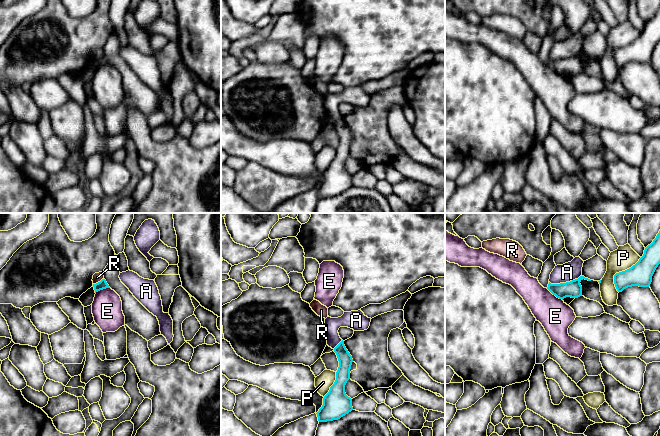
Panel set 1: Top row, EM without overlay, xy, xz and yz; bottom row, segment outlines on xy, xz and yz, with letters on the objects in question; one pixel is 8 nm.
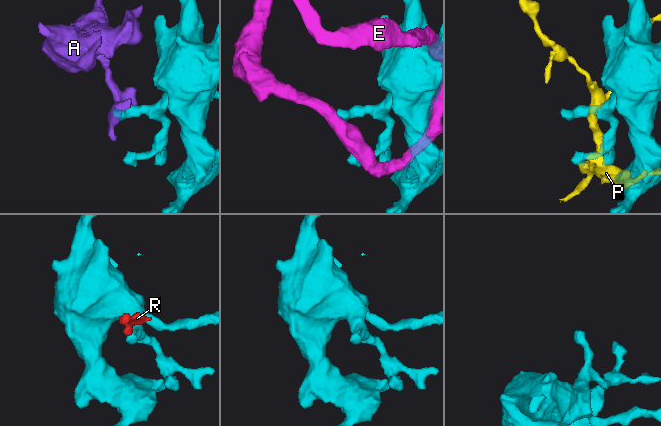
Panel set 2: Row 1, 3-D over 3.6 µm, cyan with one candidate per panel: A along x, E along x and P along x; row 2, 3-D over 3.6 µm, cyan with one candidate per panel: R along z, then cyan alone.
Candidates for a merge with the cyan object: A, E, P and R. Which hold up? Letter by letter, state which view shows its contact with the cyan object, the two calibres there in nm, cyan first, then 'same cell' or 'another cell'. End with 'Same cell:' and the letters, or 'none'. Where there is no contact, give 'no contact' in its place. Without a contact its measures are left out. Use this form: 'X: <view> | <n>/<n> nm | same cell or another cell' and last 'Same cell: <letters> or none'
A: yz | 140/150 nm | another cell
E: yz | 140/260 nm | another cell
P: yz | 190/180 nm | another cell
R: xy | 70/80 nm | another cell
Same cell: none

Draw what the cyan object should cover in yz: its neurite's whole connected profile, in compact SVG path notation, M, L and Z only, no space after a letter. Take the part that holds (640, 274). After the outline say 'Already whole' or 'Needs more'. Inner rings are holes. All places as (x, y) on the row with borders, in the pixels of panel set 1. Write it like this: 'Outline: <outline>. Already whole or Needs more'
Outline: M660 231L653 242L645 248L643 256L635 265L614 275L614 284L617 291L622 292L632 286L649 287L659 264Z. Already whole

